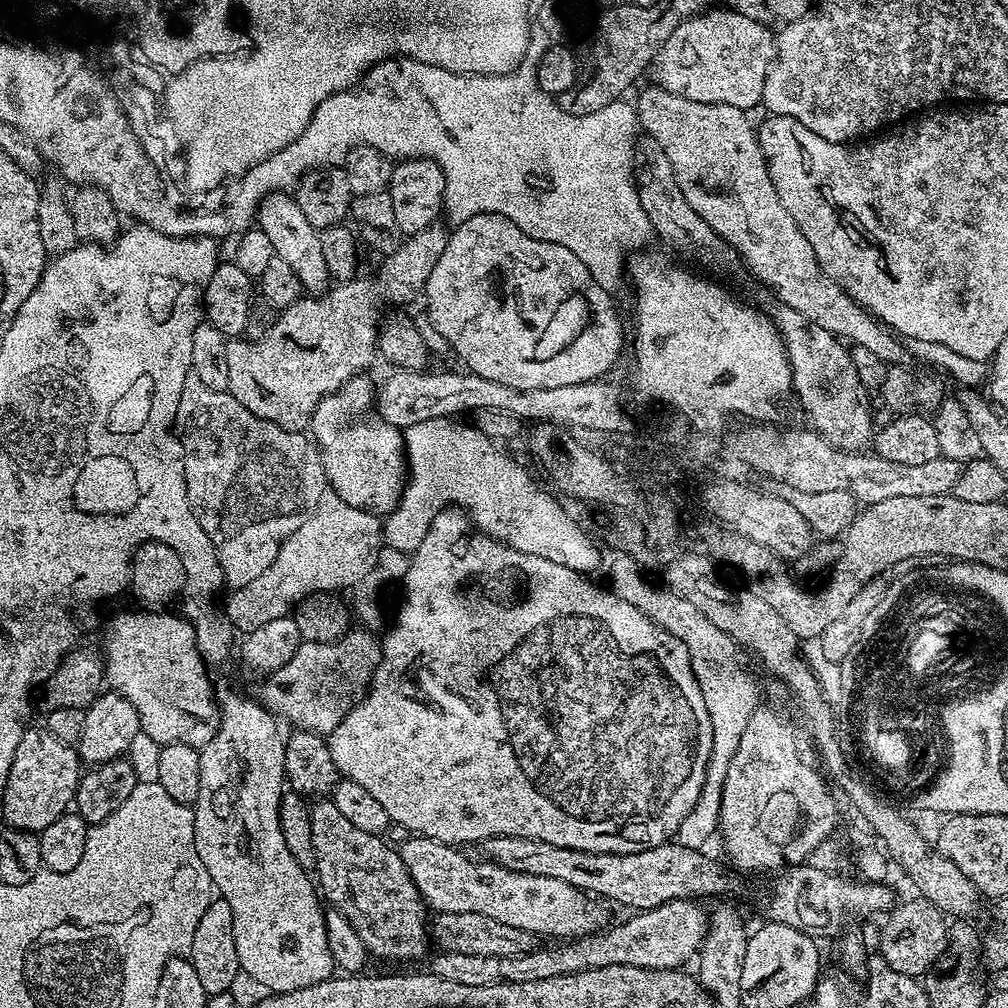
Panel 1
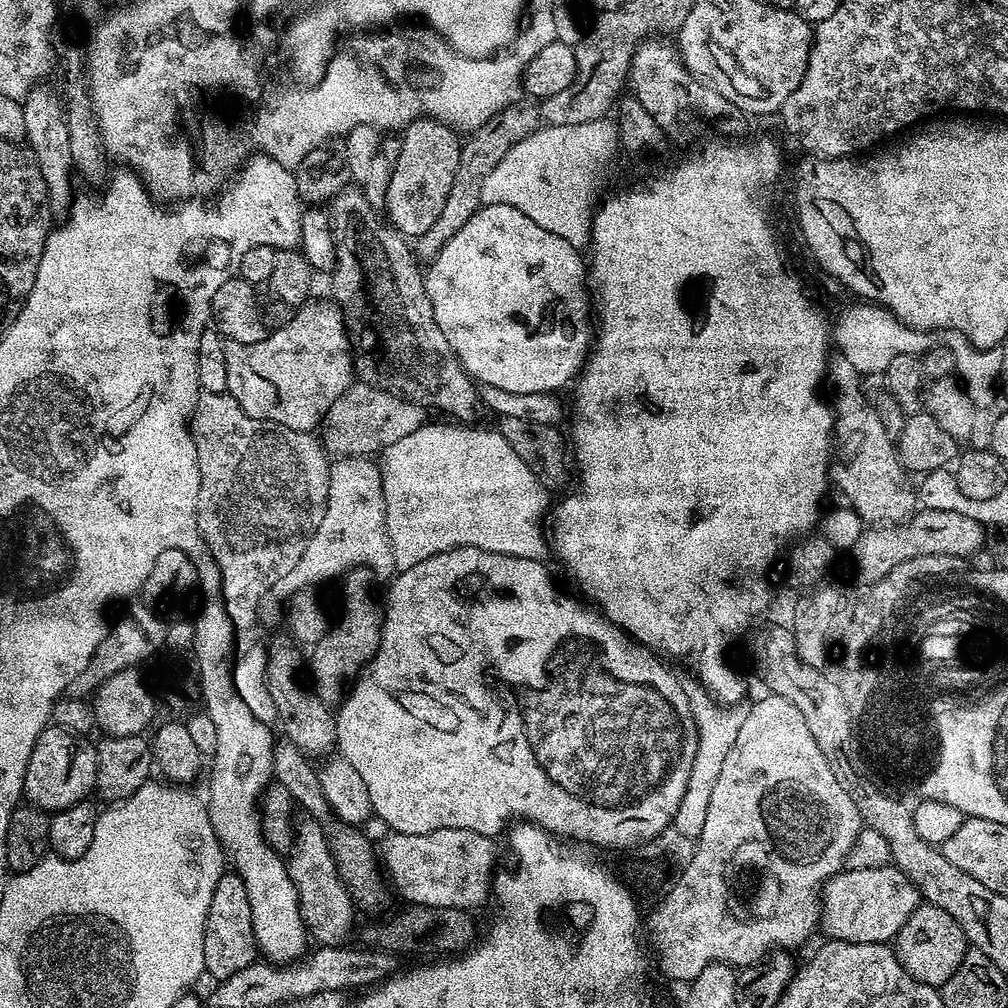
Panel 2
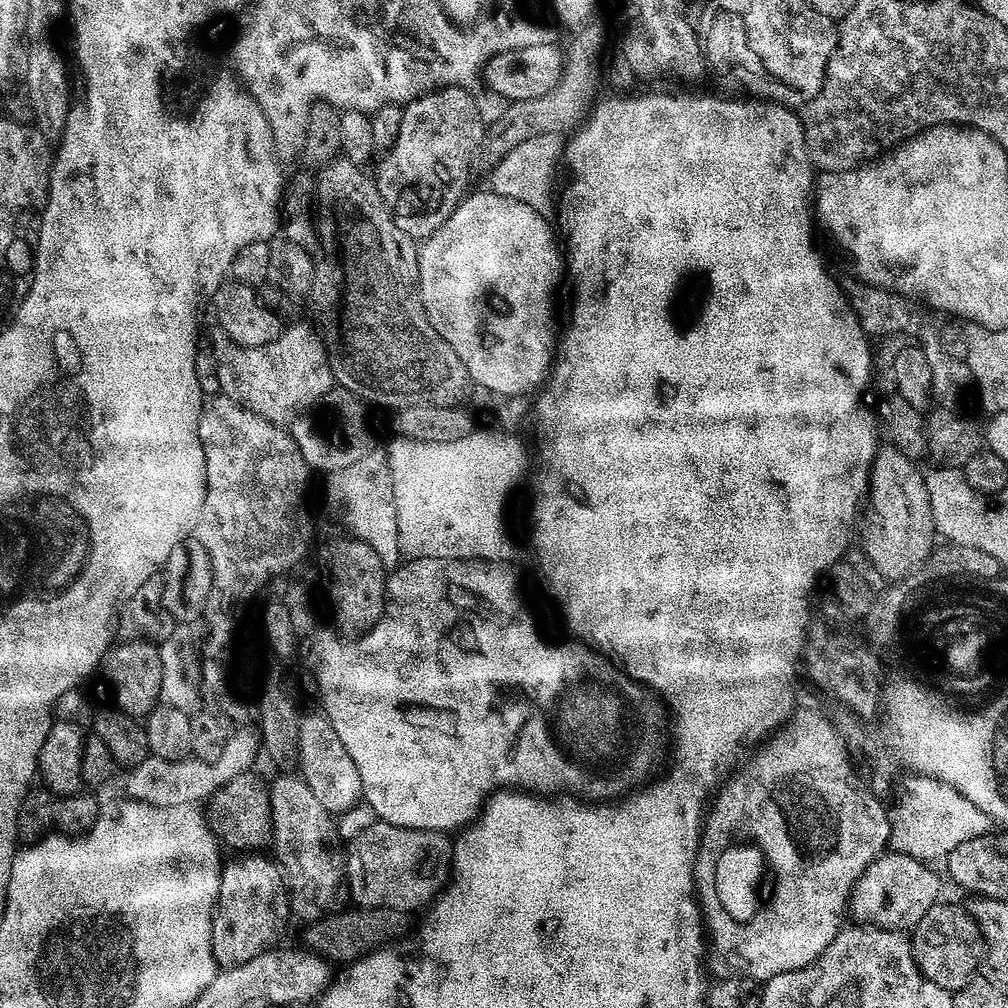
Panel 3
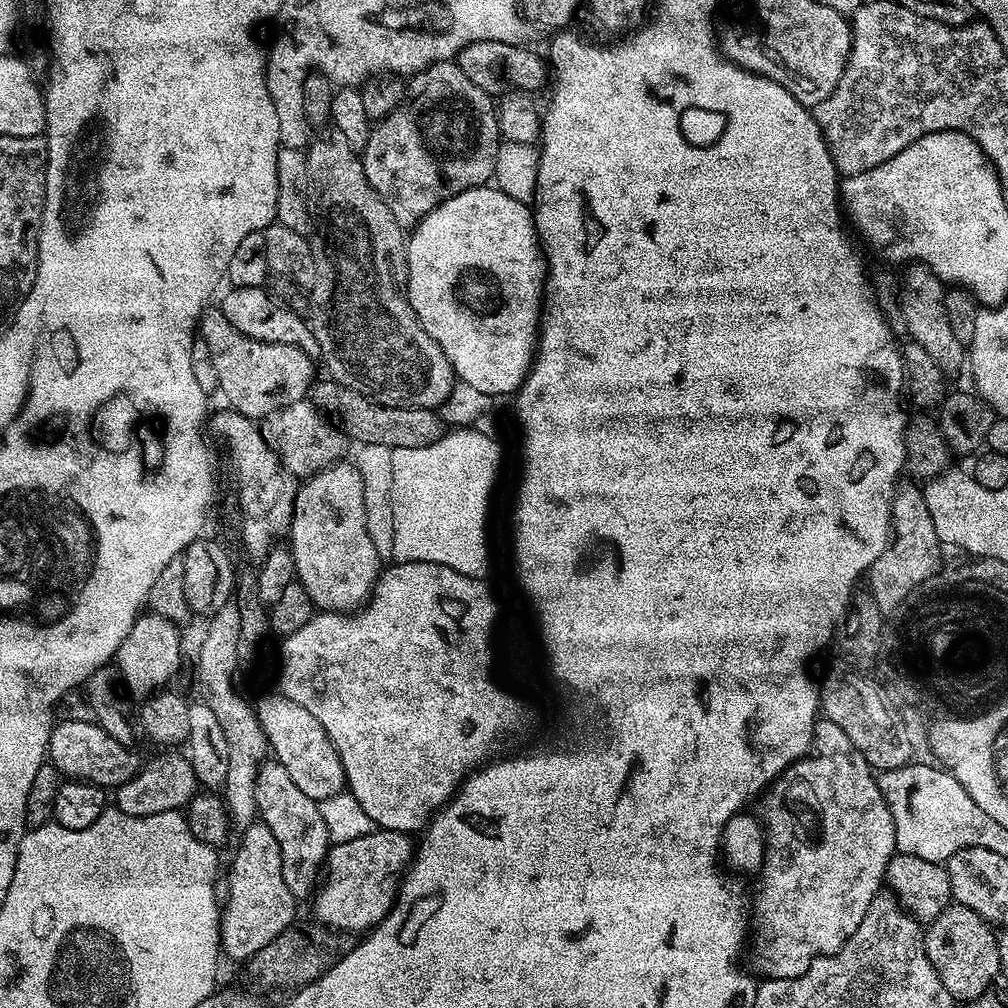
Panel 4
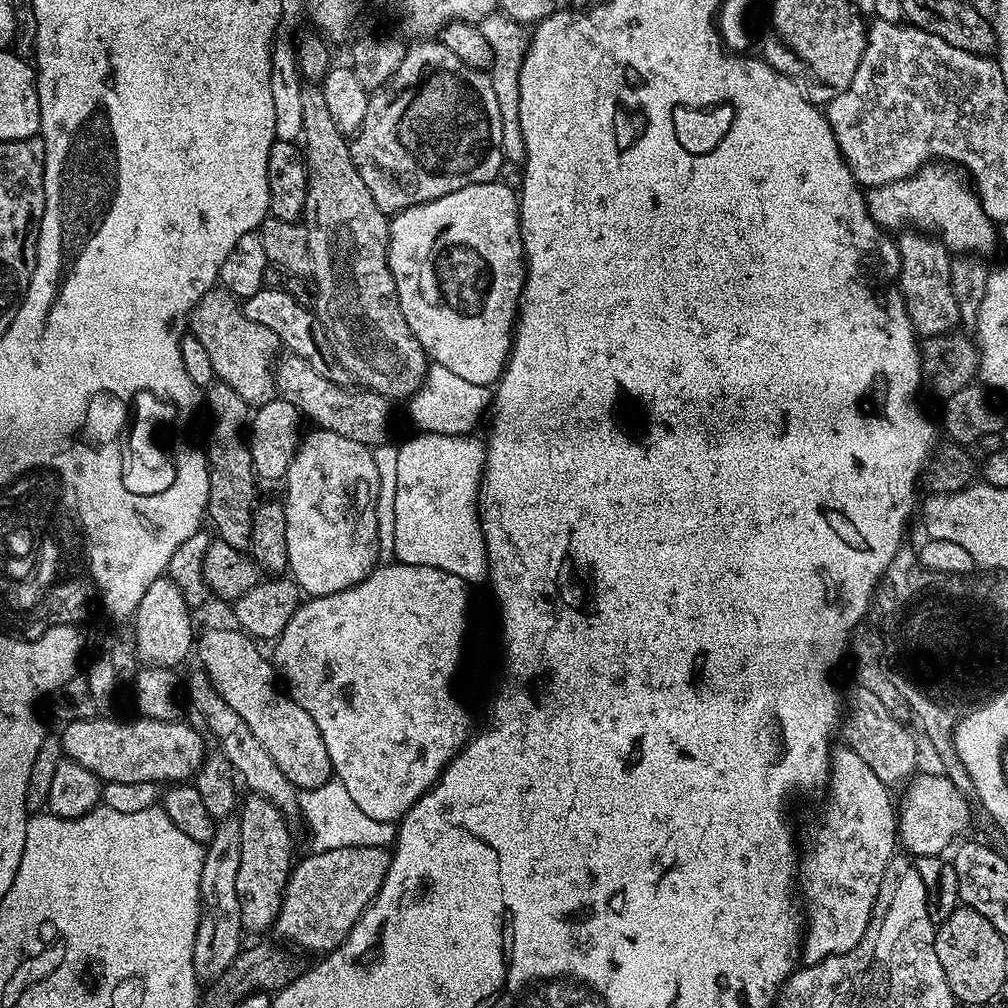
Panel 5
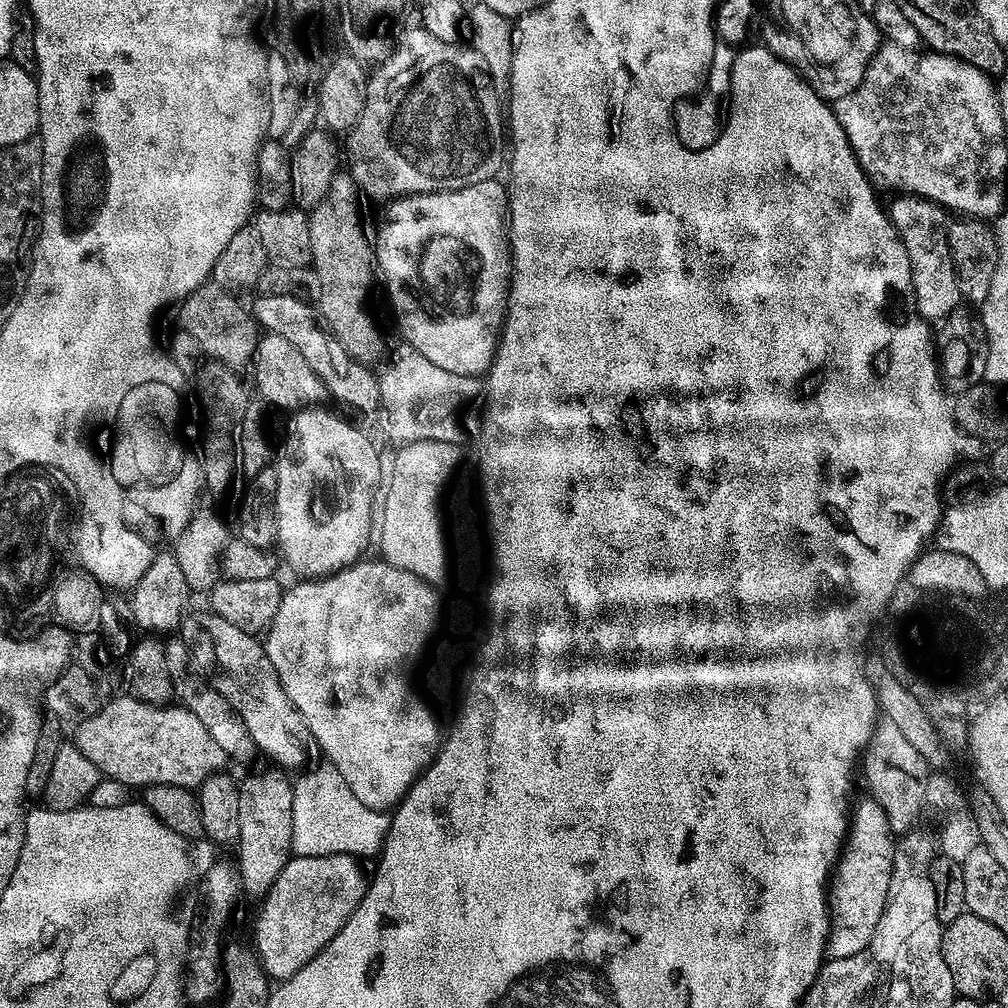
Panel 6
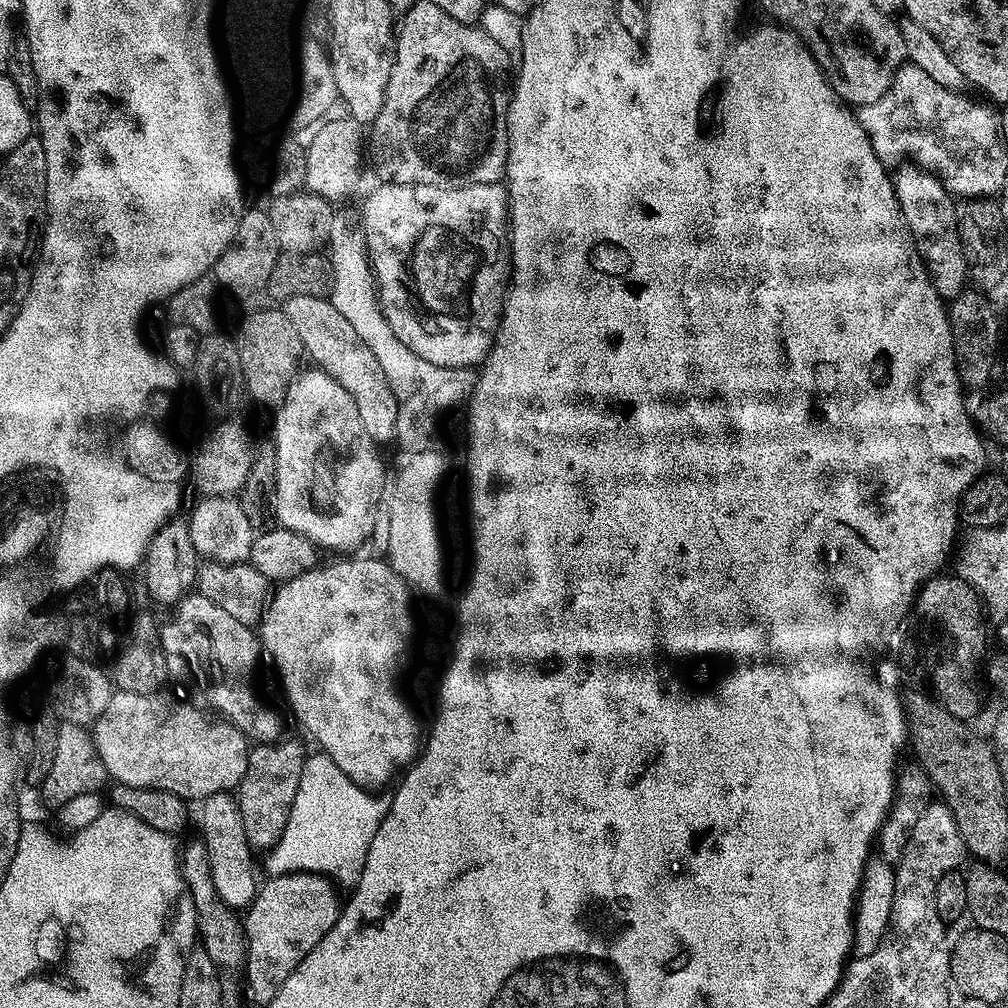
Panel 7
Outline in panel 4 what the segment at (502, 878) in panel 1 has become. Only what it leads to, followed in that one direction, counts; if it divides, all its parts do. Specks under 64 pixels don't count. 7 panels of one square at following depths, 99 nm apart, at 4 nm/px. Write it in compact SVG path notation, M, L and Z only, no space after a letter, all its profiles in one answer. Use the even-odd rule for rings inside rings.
M380 828L373 830L370 834L362 834L362 838L350 838L350 842L333 843L328 850L322 883L314 892L315 919L323 925L328 925L329 928L353 934L360 934L360 931L363 933L379 924L385 914L392 909L398 885L414 859L414 840L412 839L413 837L407 832L391 832L388 828Z

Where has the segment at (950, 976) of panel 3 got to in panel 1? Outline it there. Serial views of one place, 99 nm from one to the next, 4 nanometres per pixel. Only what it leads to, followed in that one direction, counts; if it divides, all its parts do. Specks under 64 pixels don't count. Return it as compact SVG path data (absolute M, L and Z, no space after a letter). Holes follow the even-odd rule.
M915 898L905 904L897 903L887 913L888 921L880 932L879 959L886 961L898 974L906 974L917 978L933 971L940 963L941 956L948 951L949 921L938 906L926 899Z

